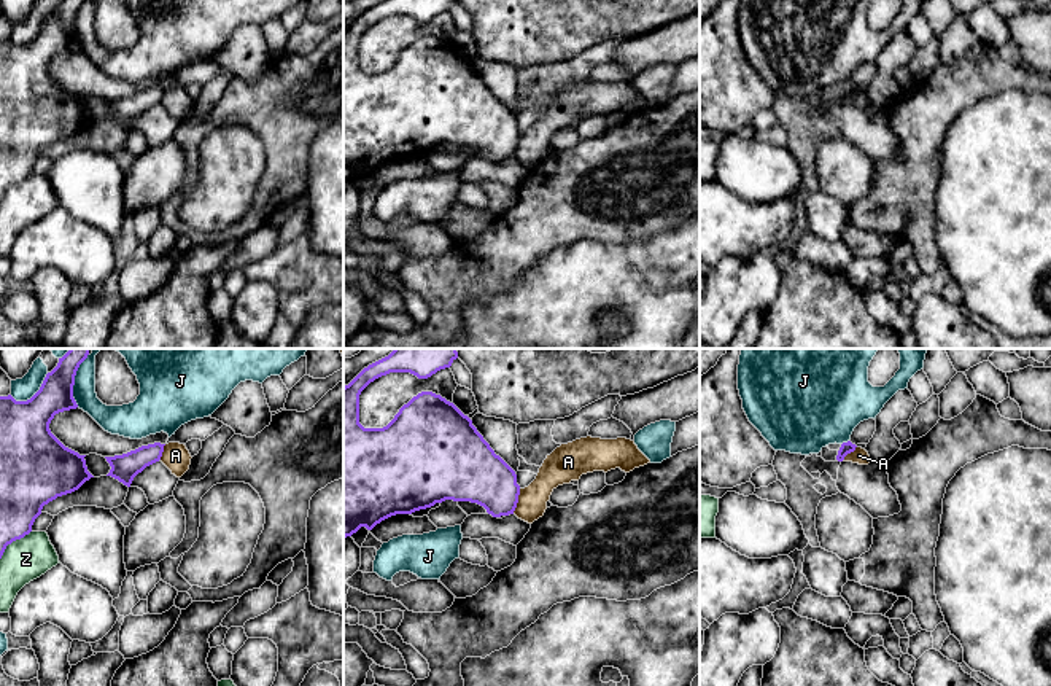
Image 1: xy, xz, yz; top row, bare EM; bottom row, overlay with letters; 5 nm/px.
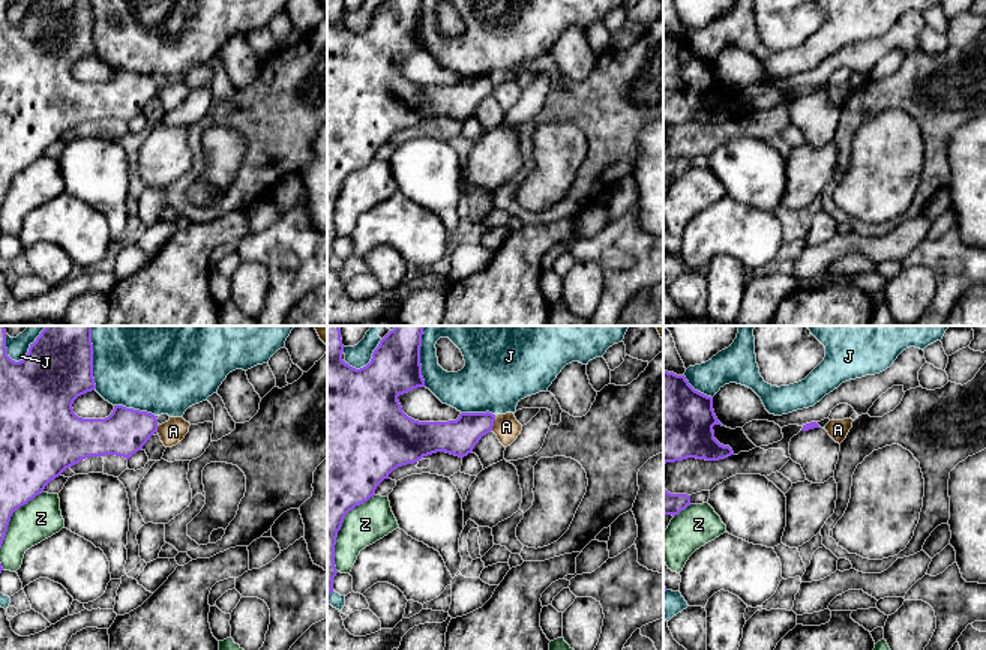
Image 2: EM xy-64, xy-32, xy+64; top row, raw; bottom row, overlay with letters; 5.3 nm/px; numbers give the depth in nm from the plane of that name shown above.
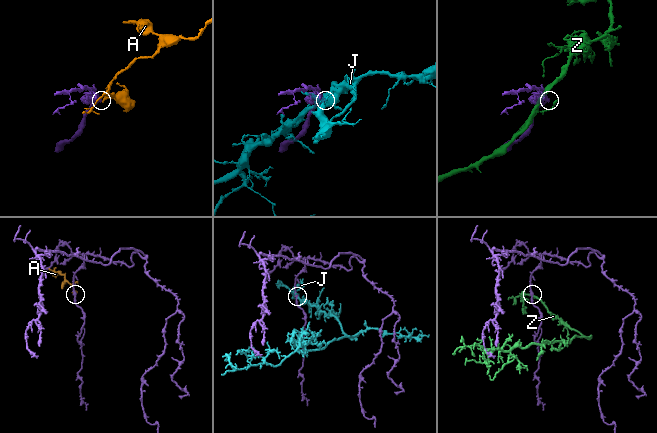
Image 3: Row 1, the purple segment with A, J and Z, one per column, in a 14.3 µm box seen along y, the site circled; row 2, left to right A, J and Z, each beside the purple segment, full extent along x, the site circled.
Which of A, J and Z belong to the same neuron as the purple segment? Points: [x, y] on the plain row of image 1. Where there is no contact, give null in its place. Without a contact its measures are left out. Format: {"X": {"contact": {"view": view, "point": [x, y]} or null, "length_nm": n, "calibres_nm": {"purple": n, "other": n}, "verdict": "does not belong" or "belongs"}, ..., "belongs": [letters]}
{"A": {"contact": {"view": "xz", "point": [517, 145]}, "length_nm": 130, "calibres_nm": {"purple": 280, "other": 150}, "verdict": "does not belong"}, "J": {"contact": {"view": "xy", "point": [73, 26]}, "length_nm": 260, "calibres_nm": {"purple": 180, "other": 120}, "verdict": "does not belong"}, "Z": {"contact": {"view": "xy", "point": [11, 185]}, "length_nm": 220, "calibres_nm": {"purple": 240, "other": 220}, "verdict": "does not belong"}, "belongs": []}

